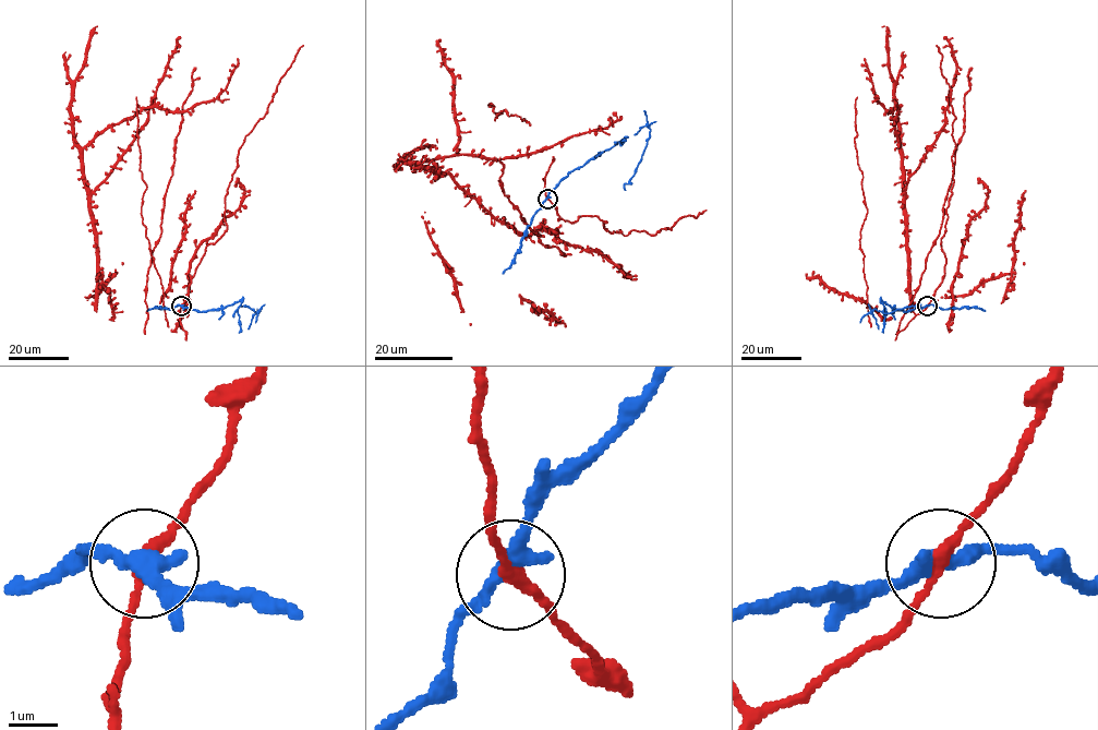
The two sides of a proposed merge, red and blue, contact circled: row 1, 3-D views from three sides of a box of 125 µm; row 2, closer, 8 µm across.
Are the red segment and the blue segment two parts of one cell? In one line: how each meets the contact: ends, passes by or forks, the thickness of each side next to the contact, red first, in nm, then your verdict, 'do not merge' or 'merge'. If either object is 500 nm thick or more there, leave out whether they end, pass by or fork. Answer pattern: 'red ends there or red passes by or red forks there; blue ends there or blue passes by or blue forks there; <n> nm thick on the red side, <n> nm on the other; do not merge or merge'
red passes by; blue passes by; 240 nm thick on the red side, 320 nm on the other; do not merge

